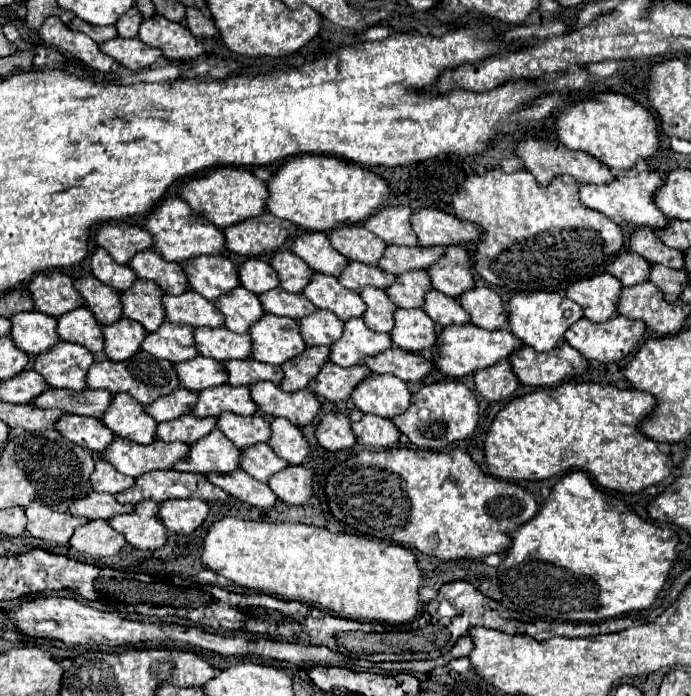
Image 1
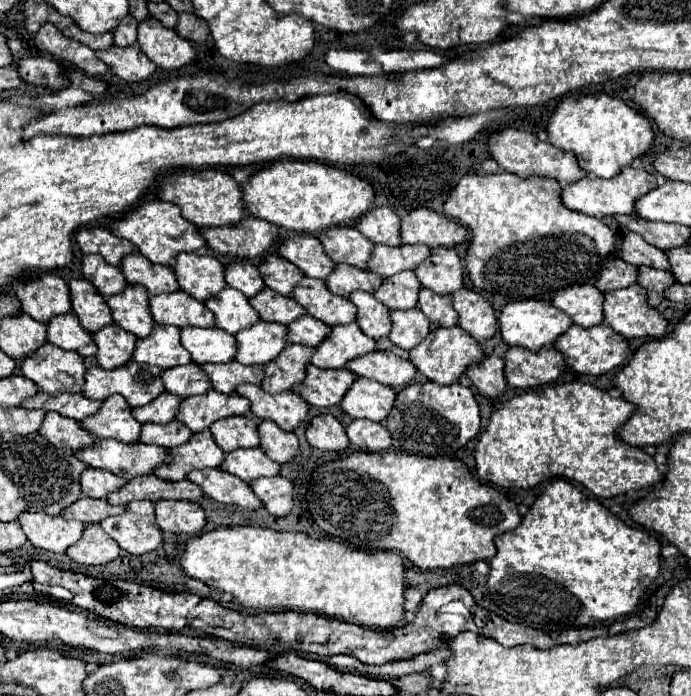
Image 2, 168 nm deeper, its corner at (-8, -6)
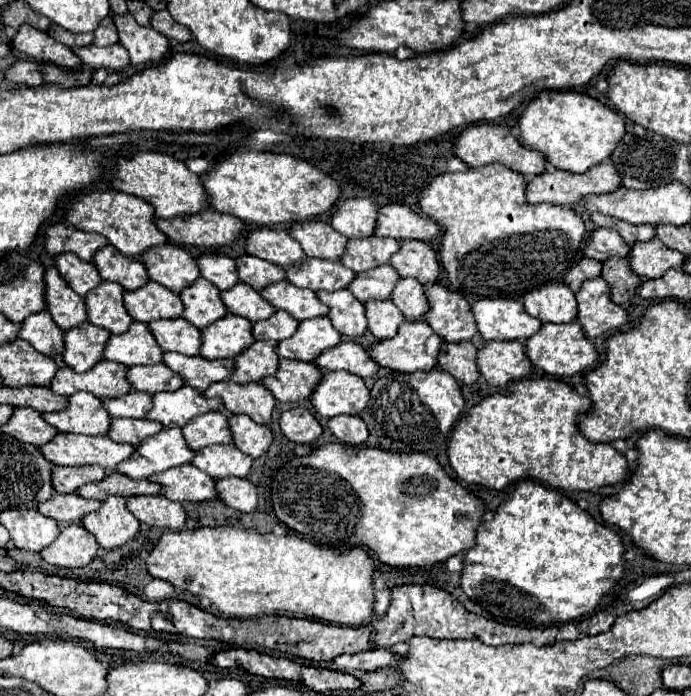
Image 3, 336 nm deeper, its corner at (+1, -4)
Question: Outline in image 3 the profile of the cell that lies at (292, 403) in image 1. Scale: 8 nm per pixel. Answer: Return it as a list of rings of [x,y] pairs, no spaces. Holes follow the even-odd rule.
[[[222,380],[210,384],[204,396],[222,398],[232,414],[248,414],[258,424],[270,424],[276,410],[274,394],[270,394],[264,384],[236,384],[232,380]]]

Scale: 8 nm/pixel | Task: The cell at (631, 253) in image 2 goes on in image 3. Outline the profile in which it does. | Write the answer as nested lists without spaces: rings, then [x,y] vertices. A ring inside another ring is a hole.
[[[596,228],[590,242],[586,244],[584,254],[588,258],[600,260],[600,262],[604,262],[612,256],[628,258],[630,256],[630,246],[622,240],[622,236],[618,236],[618,232],[610,230],[610,228]]]

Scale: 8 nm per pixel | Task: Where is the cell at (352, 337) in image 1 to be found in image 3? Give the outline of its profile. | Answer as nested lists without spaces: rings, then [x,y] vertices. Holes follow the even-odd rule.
[[[328,316],[302,320],[296,334],[278,342],[280,358],[294,358],[302,362],[314,362],[324,350],[342,342],[342,334],[330,324]]]

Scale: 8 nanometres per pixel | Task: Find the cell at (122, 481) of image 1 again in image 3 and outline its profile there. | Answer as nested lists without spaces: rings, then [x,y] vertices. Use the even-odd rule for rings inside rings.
[[[56,466],[52,472],[52,484],[58,494],[74,494],[84,484],[92,484],[106,478],[100,466]]]

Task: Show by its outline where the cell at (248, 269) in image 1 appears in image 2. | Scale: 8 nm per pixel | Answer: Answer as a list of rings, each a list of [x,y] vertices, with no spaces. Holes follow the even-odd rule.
[[[235,260],[225,266],[225,282],[227,286],[243,292],[247,298],[257,294],[263,286],[263,280],[259,278],[259,270],[247,262],[247,260]]]

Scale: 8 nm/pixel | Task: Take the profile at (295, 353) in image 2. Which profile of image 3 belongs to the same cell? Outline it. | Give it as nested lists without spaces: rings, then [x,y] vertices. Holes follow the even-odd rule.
[[[274,340],[256,342],[234,358],[236,372],[232,374],[232,380],[238,384],[250,384],[274,376],[274,372],[278,372],[278,354],[274,352],[274,344]]]

